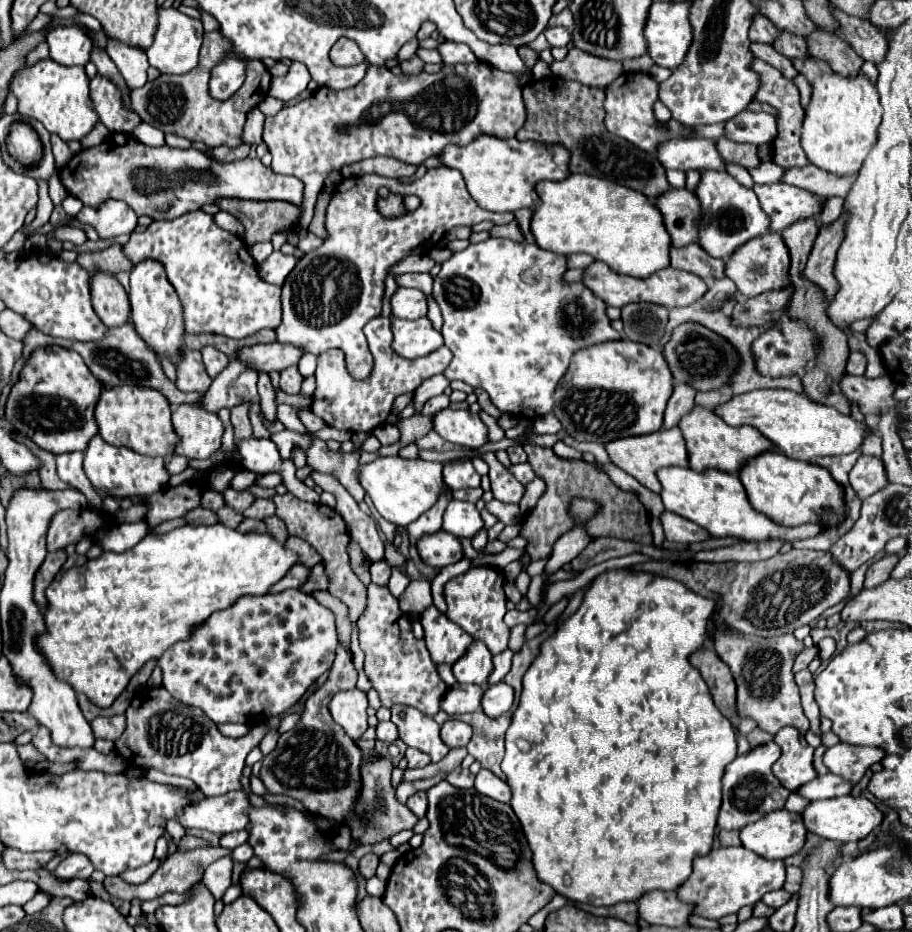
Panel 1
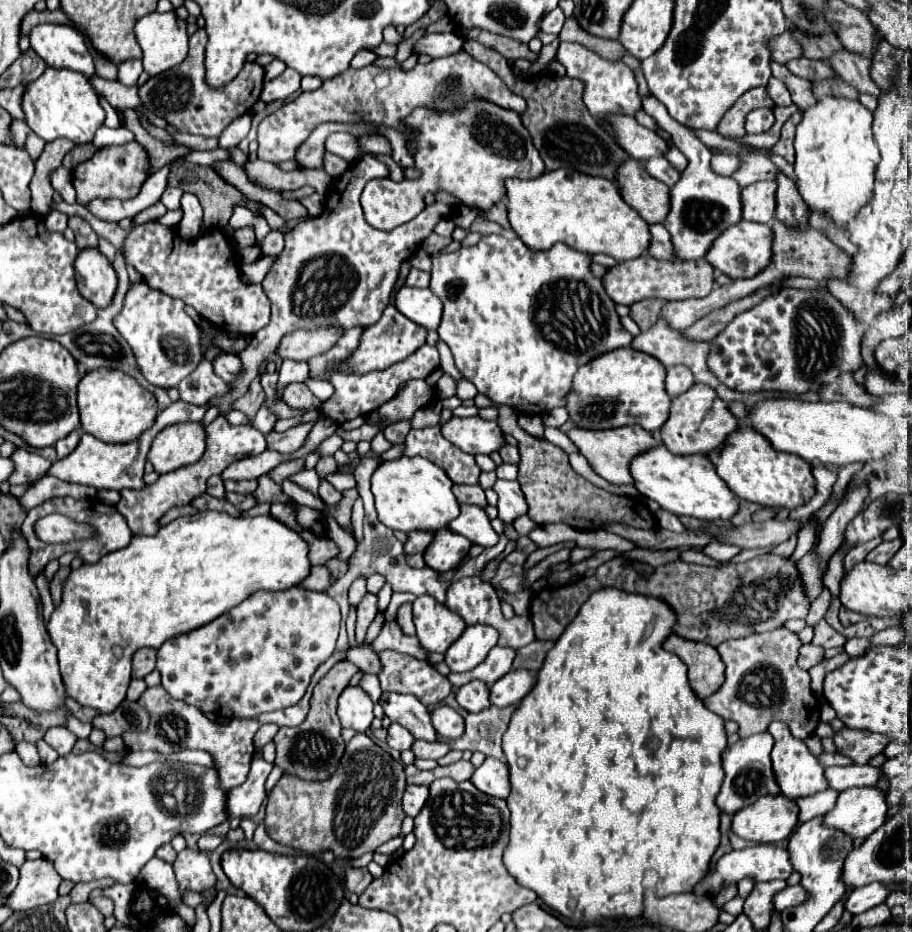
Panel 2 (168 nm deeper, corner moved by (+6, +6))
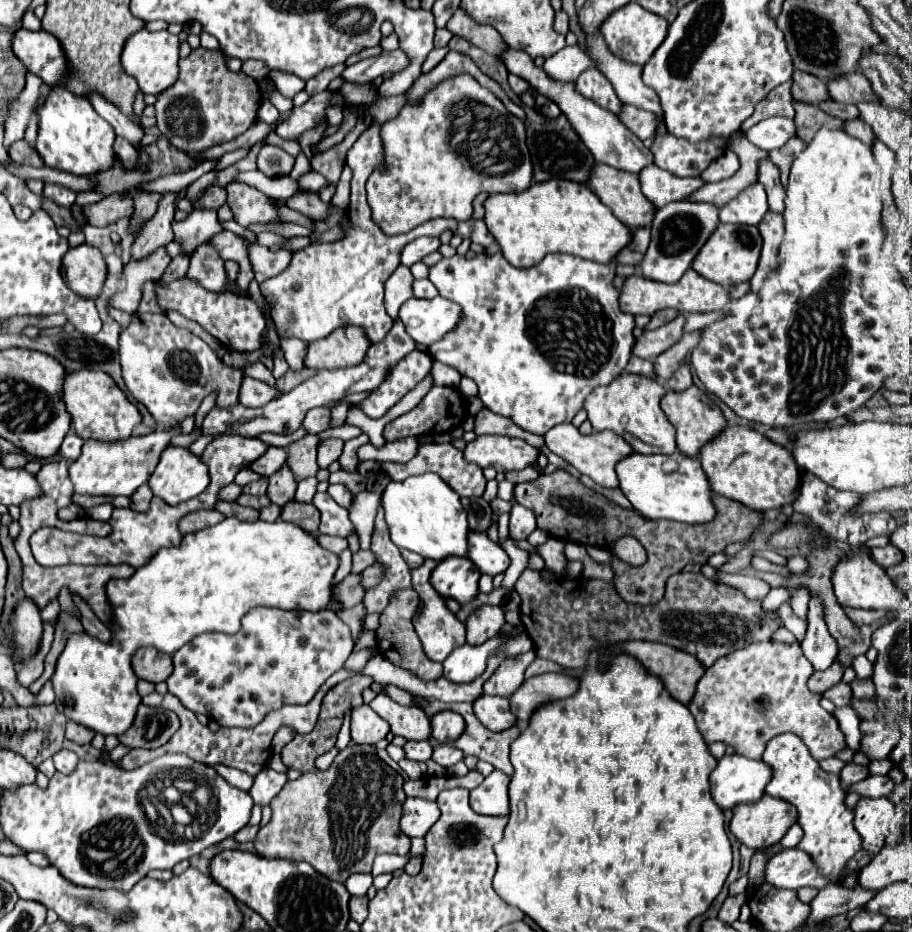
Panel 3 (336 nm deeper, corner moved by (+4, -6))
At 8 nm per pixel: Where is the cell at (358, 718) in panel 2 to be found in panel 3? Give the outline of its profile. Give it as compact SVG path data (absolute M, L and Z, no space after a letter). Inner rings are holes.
M368 705L352 709L352 743L374 745L390 731L388 723Z

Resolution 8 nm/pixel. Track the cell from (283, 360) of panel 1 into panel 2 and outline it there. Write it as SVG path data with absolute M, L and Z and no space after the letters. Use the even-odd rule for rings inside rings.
M332 327L326 331L294 331L286 335L276 351L282 359L294 359L294 361L308 361L314 355L326 353L334 343L342 337L344 331L334 331Z

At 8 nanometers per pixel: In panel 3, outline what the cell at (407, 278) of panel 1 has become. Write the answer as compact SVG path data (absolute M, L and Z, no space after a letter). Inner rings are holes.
M420 279L413 282L413 296L418 299L432 299L438 295L436 287L430 279Z

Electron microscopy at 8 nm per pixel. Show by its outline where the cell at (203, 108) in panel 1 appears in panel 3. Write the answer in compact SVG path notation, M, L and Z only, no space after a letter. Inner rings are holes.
M192 49L192 53L180 61L178 81L164 89L156 99L156 127L180 151L194 155L204 149L230 141L242 135L258 115L262 103L262 91L258 81L246 73L232 73L226 67L226 59L220 49Z

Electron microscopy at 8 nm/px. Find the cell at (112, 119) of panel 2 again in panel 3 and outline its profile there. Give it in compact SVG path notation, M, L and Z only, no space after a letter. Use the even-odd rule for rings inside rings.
M116 137L116 141L114 141L114 151L116 151L116 155L124 161L126 167L132 167L132 165L136 163L136 159L138 159L136 147L132 147L132 143L128 143L128 139L124 139L124 137Z

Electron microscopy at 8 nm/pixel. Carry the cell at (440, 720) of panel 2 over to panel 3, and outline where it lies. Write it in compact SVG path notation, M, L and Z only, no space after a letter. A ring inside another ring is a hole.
M442 711L432 717L432 737L440 743L454 743L464 733L466 721L454 711Z

